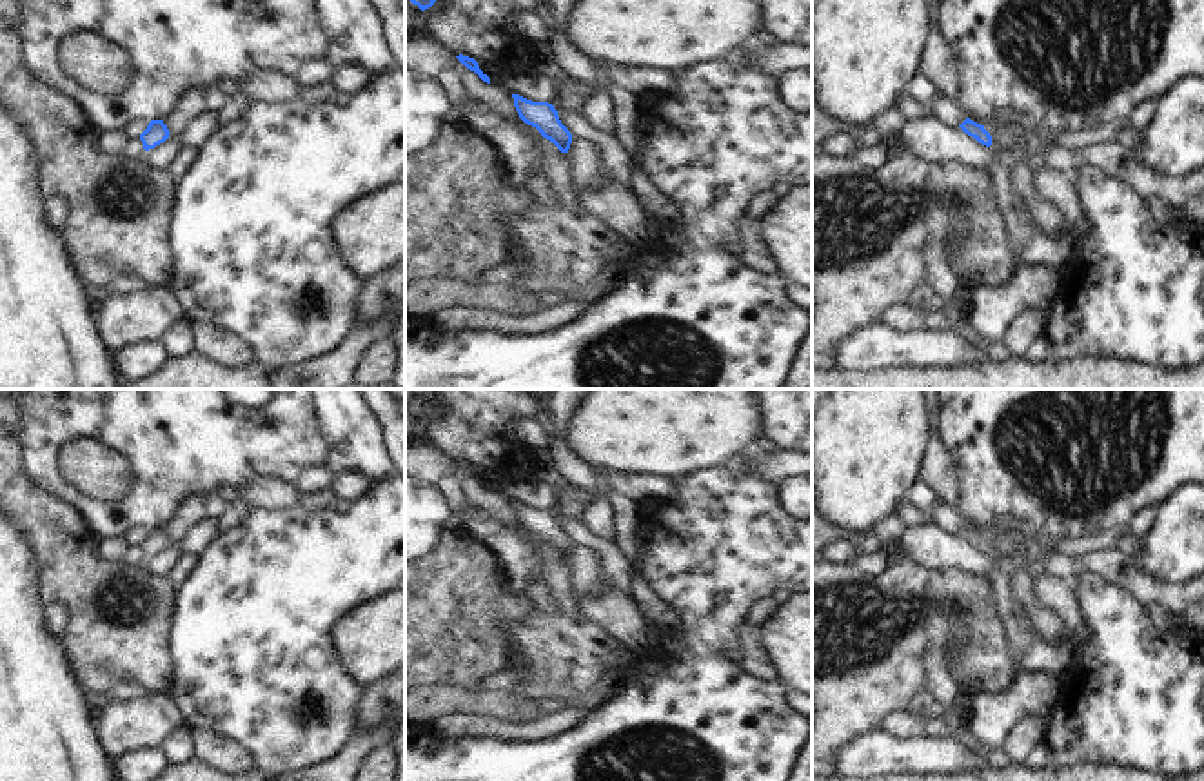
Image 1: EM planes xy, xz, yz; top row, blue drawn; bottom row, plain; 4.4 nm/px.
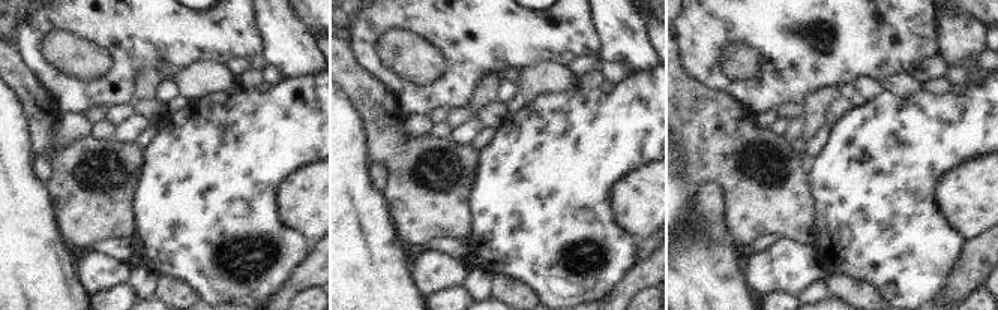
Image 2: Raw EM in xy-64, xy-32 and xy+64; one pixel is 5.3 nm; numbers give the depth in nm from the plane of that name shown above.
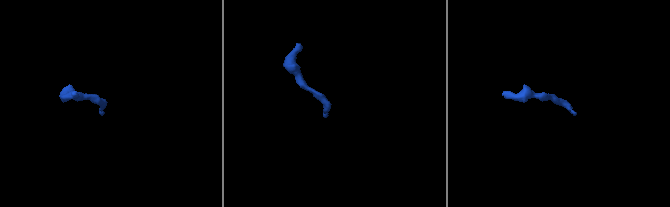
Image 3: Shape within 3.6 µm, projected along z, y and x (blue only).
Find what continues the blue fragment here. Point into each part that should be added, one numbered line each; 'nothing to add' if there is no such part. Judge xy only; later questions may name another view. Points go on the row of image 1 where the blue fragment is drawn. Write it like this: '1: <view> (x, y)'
nothing to add

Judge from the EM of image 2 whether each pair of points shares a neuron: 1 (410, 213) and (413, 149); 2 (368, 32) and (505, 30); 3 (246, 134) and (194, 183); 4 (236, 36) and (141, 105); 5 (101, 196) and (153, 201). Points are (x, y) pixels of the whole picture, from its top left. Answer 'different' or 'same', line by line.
1: same
2: same
3: same
4: different
5: different

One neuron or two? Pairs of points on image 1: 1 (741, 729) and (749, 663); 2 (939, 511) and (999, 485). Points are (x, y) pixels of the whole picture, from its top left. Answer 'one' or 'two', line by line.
1: two
2: two

